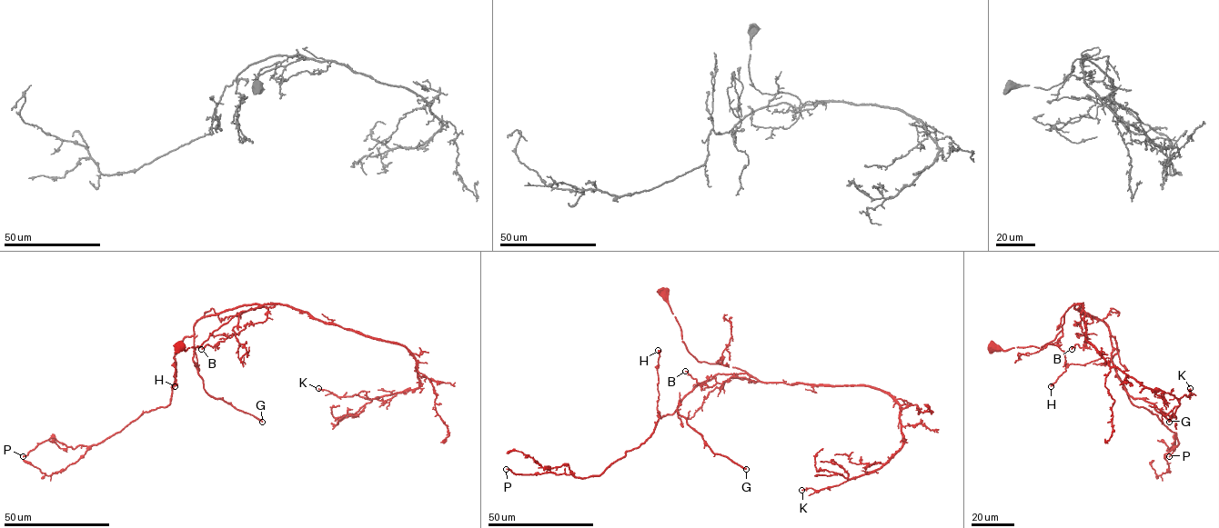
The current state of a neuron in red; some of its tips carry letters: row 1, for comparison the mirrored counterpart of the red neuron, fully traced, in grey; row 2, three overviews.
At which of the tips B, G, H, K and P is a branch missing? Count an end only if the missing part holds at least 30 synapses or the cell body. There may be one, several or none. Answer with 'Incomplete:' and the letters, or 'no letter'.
Incomplete: G, P

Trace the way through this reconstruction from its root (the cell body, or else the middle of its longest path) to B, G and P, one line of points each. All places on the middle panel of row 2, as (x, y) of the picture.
B: (664, 293), (692, 355), (700, 362), (745, 371), (758, 381), (731, 376), (709, 387), (685, 371)
G: (664, 293), (692, 355), (746, 372), (716, 374), (699, 383), (677, 410), (714, 453), (746, 469)
P: (664, 293), (692, 355), (746, 372), (715, 374), (671, 414), (659, 412), (654, 433), (599, 475), (506, 469)

